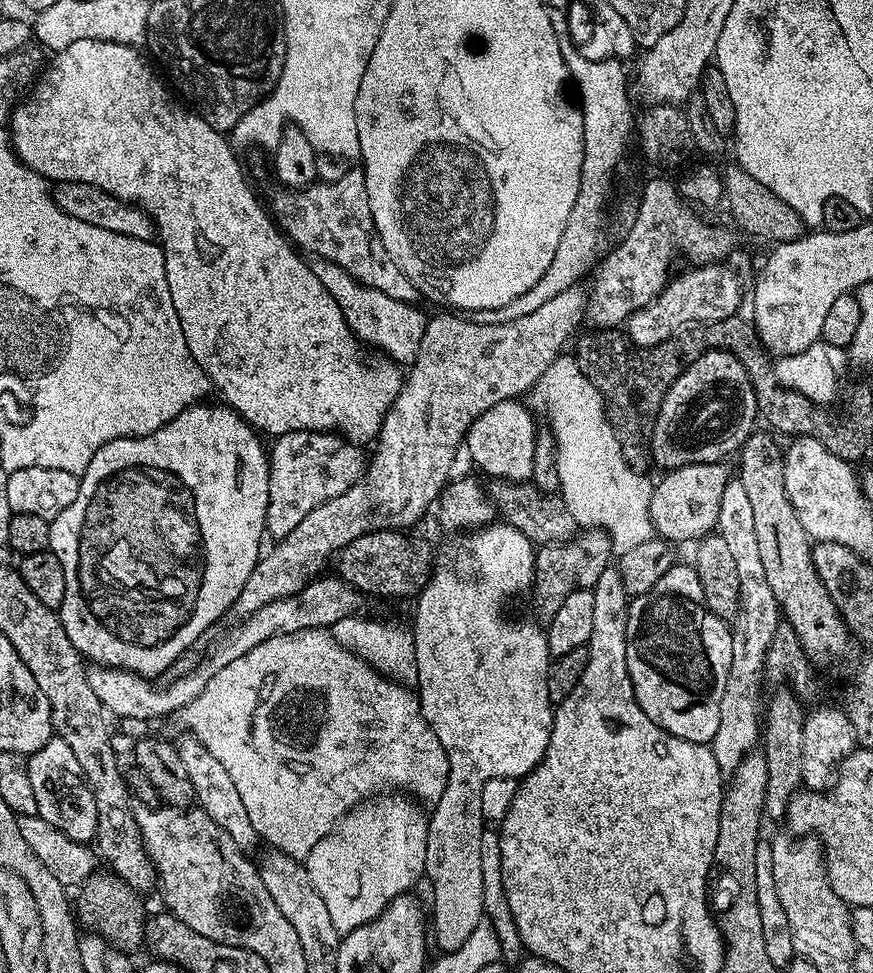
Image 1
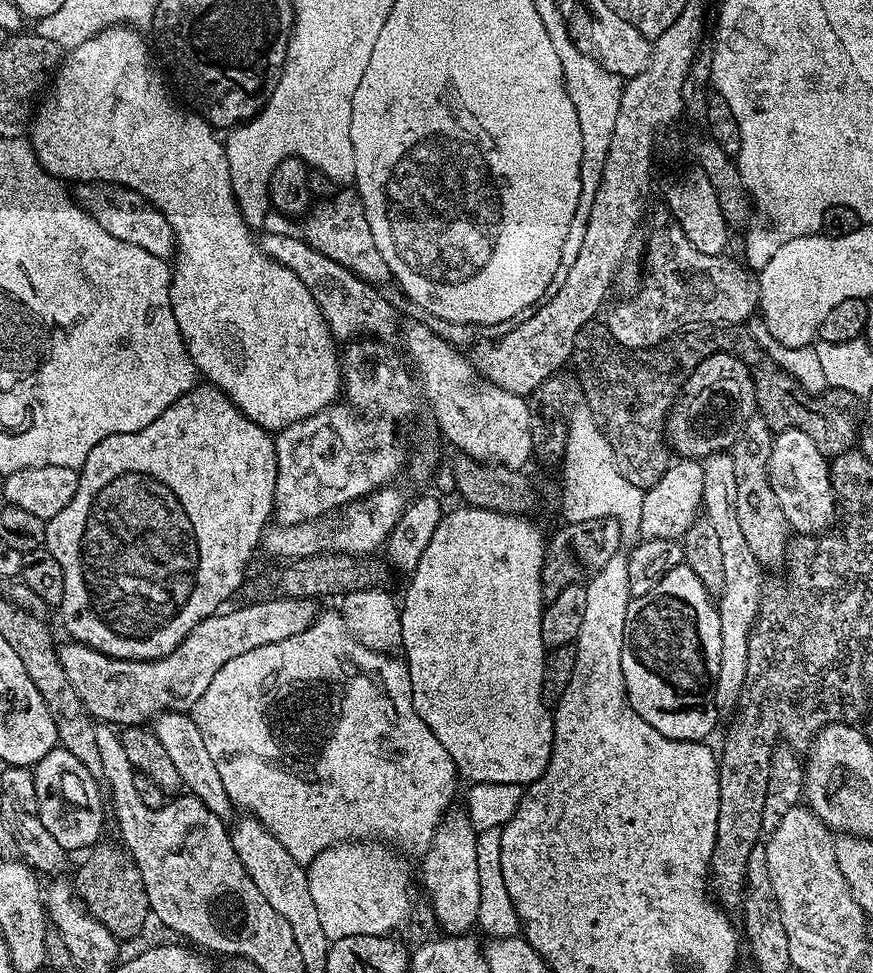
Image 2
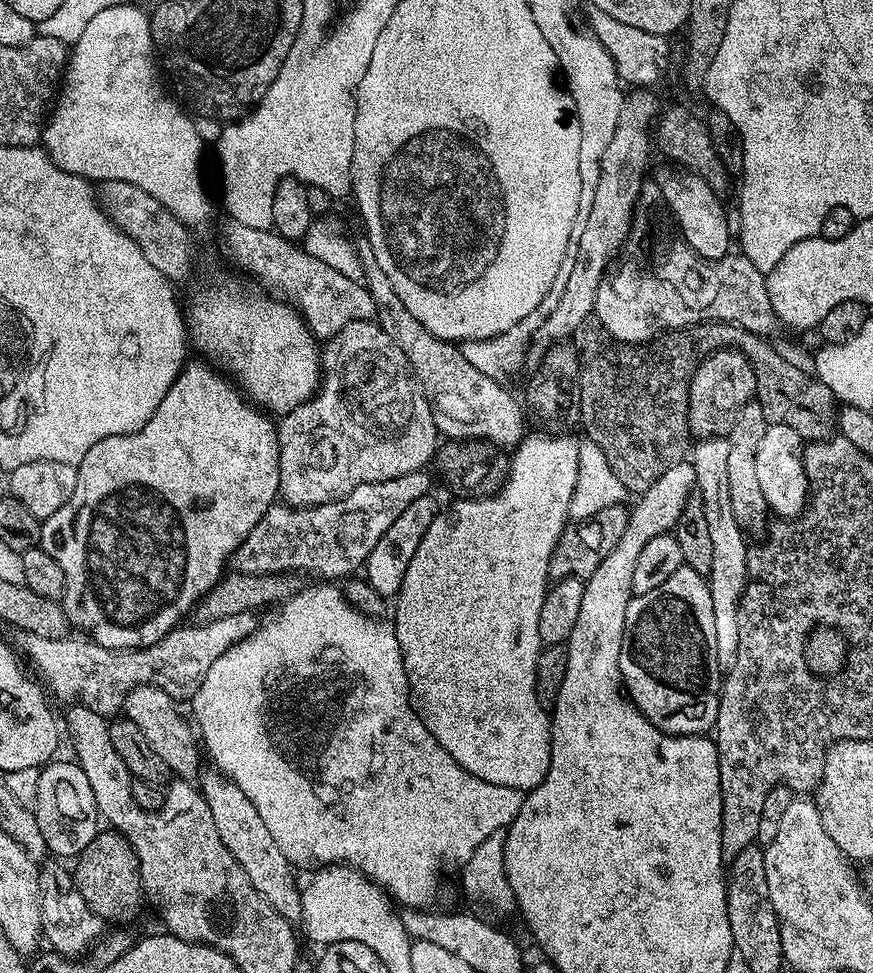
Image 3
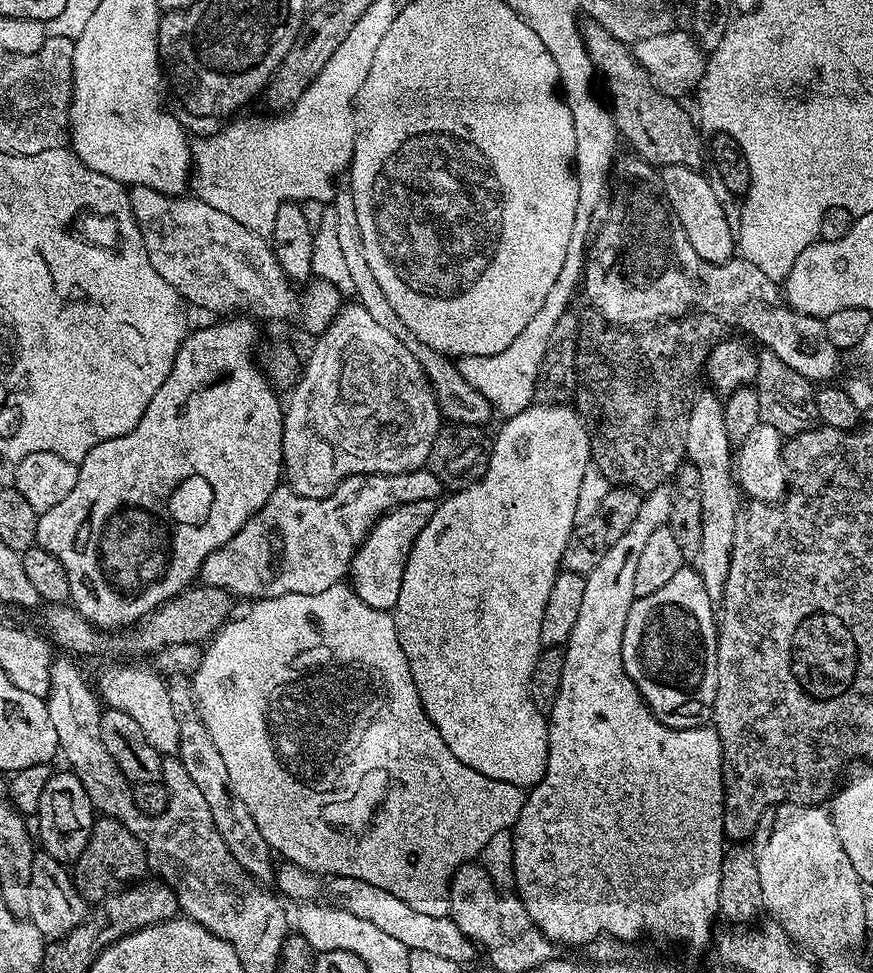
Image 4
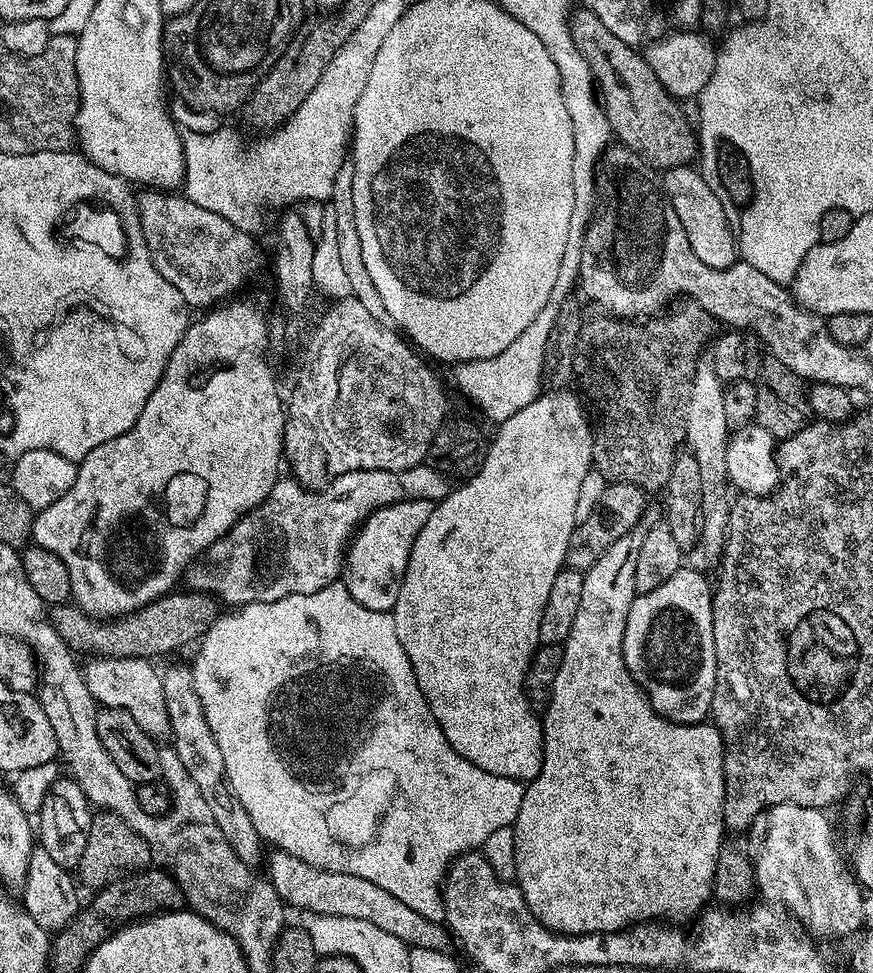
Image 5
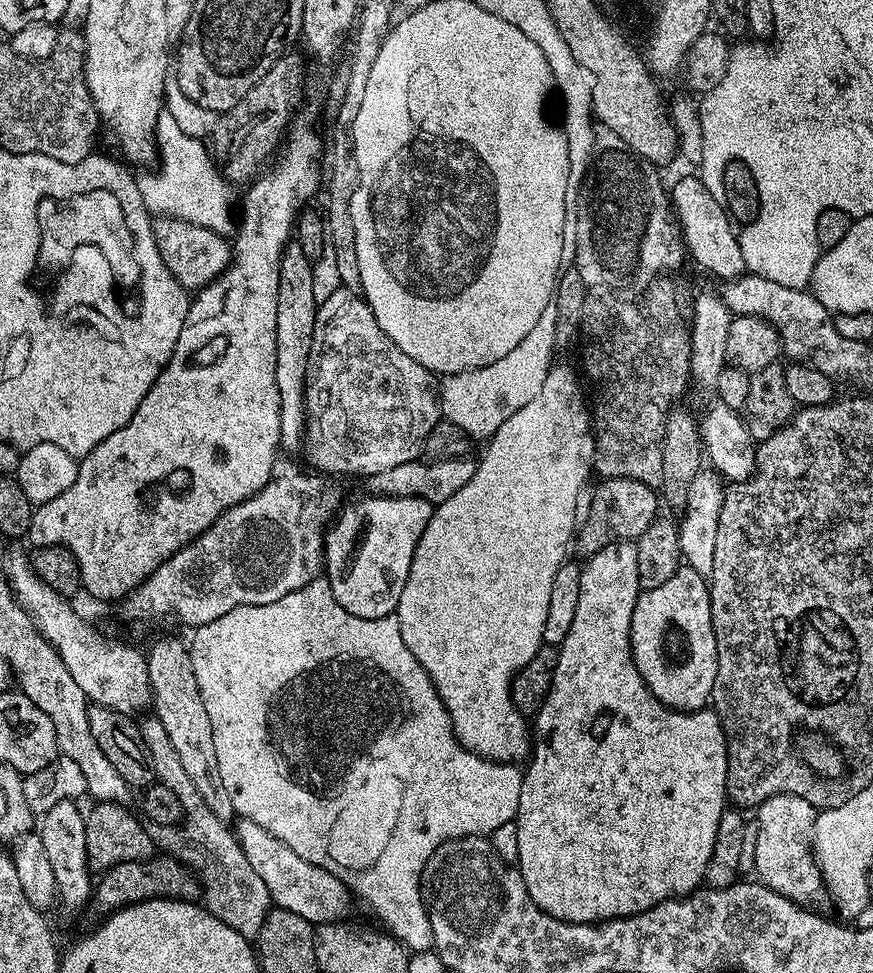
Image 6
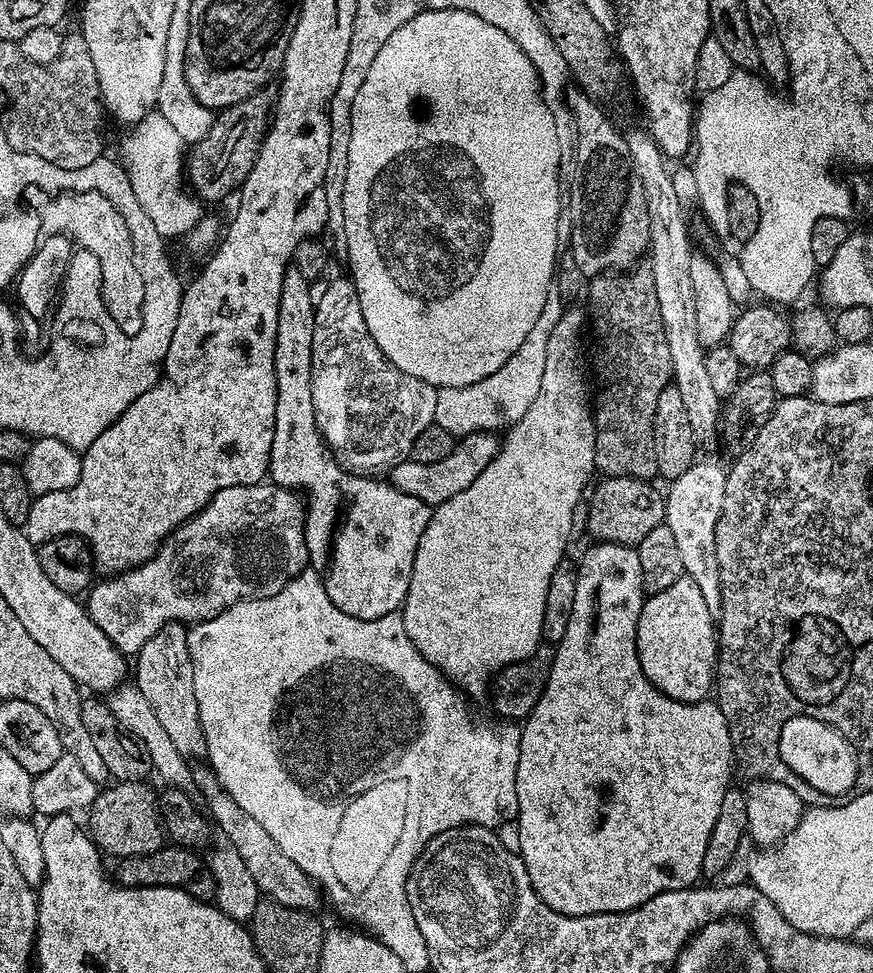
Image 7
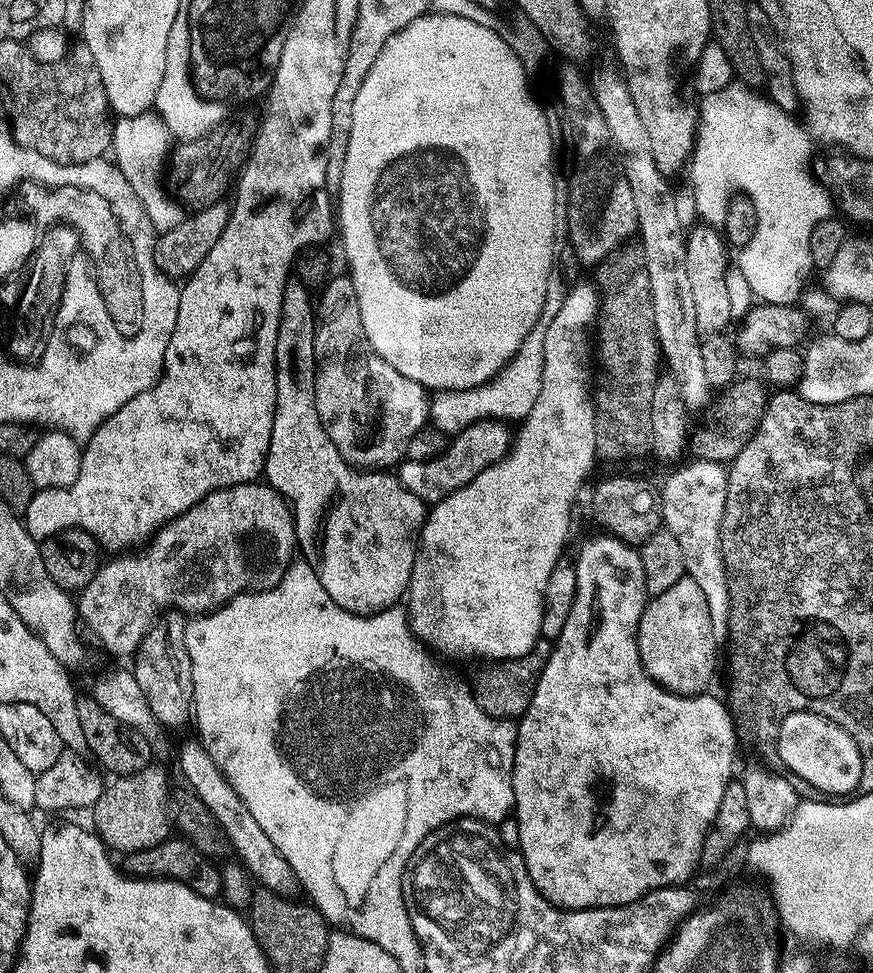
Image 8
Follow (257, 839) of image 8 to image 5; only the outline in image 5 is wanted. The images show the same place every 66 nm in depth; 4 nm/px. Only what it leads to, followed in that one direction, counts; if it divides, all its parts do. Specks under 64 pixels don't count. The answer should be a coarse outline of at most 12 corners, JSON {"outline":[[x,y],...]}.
{"outline":[[269,853],[266,878],[289,909],[370,922],[413,948],[450,933],[354,874]]}

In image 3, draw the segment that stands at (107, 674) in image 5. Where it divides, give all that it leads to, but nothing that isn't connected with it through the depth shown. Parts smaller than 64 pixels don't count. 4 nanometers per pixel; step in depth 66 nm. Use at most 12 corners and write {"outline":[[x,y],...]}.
{"outline":[[142,684],[123,715],[179,779],[201,775],[193,725],[177,701]]}

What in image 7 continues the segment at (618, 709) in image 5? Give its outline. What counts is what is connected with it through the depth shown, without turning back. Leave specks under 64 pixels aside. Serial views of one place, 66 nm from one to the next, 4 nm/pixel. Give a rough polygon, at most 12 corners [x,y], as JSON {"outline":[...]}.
{"outline":[[636,548],[578,560],[520,728],[538,898],[629,912],[701,879],[719,704],[638,662]]}

